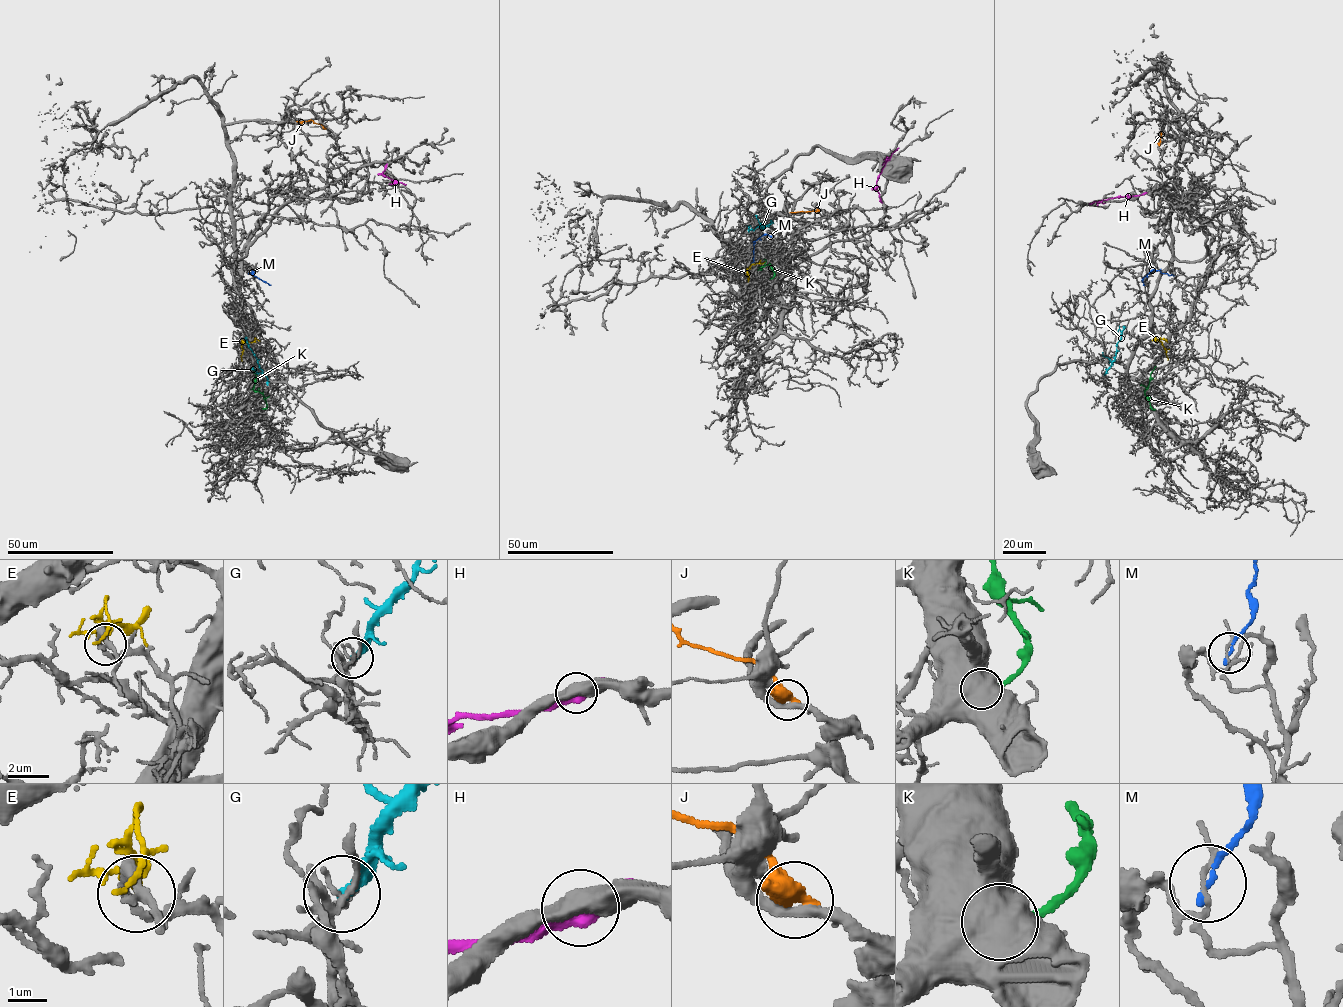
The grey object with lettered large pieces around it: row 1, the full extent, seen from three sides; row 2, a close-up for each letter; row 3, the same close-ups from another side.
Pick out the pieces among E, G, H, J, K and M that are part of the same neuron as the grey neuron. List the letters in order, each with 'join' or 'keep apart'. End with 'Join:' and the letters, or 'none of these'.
E: keep apart
G: keep apart
H: keep apart
J: keep apart
K: keep apart
M: keep apart
Join: none of these

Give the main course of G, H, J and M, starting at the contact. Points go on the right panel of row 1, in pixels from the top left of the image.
G: (1104, 374), (1115, 357), (1116, 344), (1121, 336), (1119, 326)
H: (1144, 193), (1089, 203)
J: (1159, 145), (1161, 131)
M: (1173, 275), (1151, 270), (1142, 280), (1144, 285)

